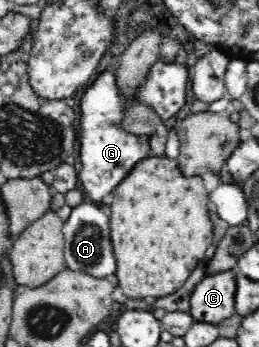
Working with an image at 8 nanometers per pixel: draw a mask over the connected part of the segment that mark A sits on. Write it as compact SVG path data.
M82 202L72 208L62 228L65 238L64 256L68 269L84 272L96 278L108 278L116 272L116 258L112 252L108 222L110 220L102 212L99 204Z

